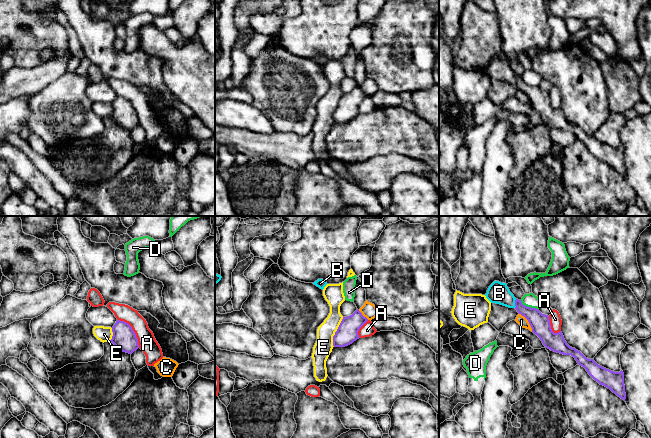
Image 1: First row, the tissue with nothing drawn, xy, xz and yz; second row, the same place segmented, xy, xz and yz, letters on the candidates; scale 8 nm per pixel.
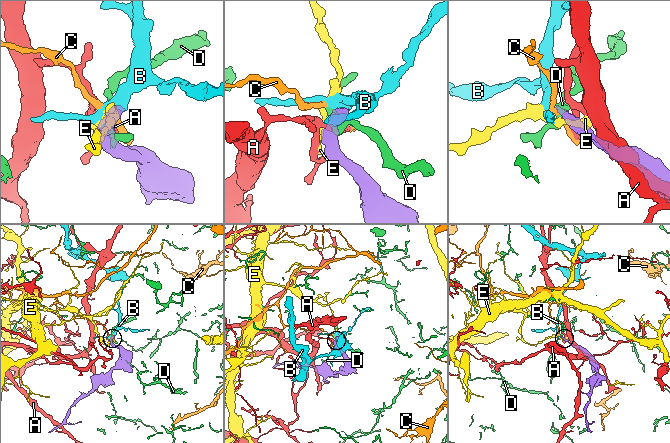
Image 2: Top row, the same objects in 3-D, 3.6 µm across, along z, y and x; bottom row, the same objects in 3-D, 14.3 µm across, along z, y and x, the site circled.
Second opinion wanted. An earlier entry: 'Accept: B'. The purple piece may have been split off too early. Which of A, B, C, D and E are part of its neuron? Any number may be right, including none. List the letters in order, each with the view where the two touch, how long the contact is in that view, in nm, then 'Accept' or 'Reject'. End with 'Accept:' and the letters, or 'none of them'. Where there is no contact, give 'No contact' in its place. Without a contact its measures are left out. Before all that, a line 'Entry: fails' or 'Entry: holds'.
Entry: holds
A: Touches purple in xy. Shared border 300 nm. Reject
B: Touches purple in yz. Shared border 70 nm. Accept
C: Touches purple in yz. Shared border 190 nm. Reject
D: Touches purple in yz. Shared border 160 nm. Reject
E: Touches purple in xz. Shared border 260 nm. Reject
Accept: B

